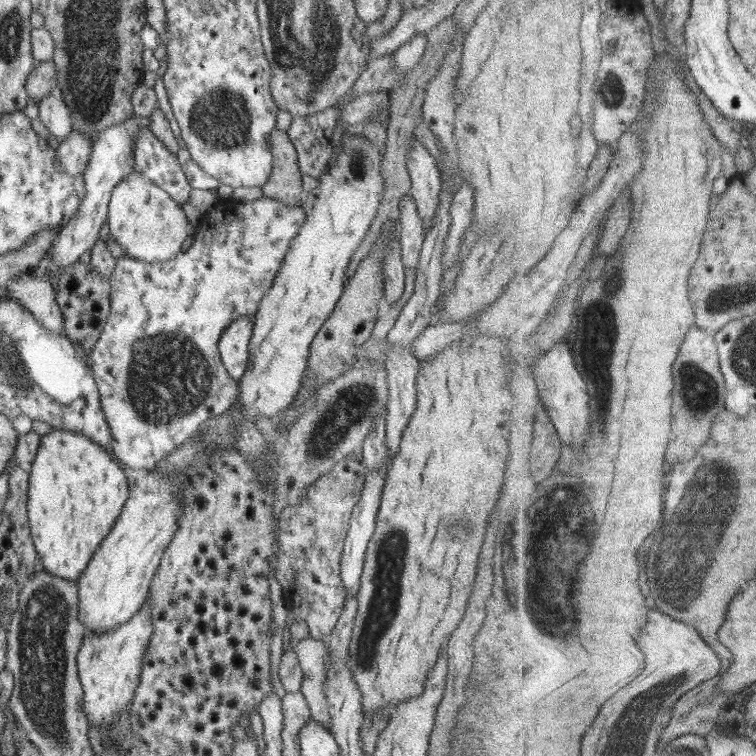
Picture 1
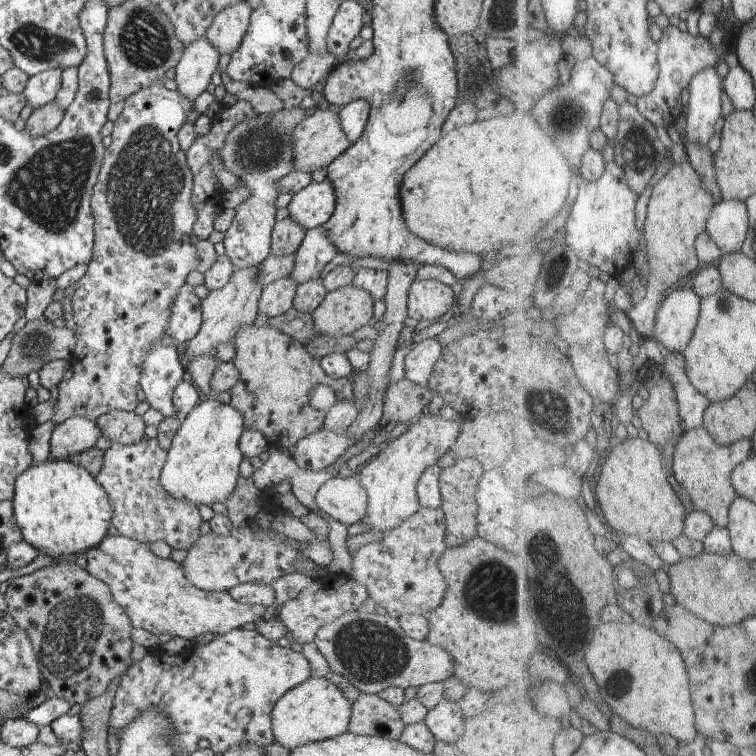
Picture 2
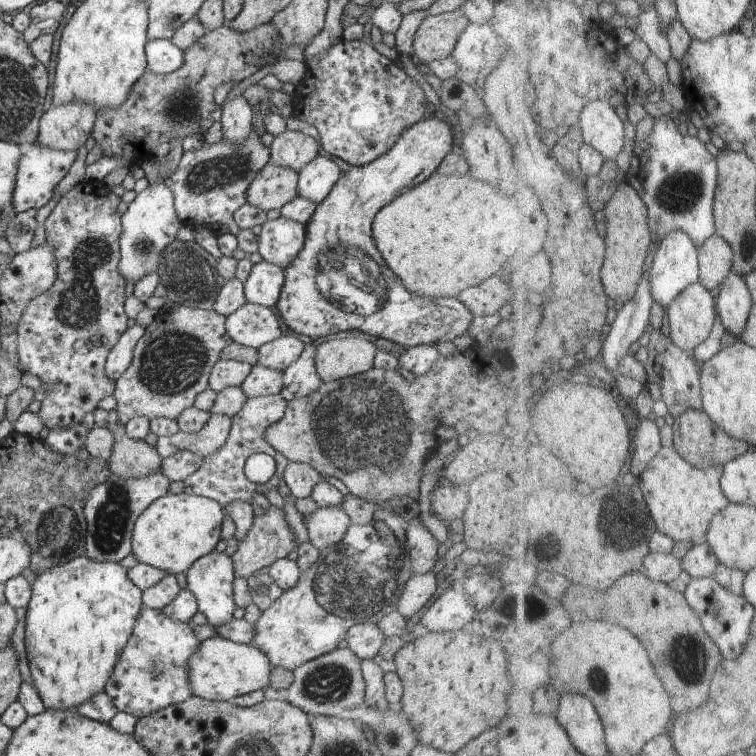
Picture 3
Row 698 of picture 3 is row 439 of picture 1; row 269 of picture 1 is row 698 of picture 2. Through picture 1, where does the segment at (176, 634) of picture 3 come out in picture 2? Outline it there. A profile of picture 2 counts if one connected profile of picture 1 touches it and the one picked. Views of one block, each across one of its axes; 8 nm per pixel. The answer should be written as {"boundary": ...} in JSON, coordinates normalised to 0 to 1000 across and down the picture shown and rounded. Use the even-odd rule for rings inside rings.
{"boundary":[[[336,829],[310,831],[304,836],[286,840],[270,854],[259,854],[251,868],[225,866],[214,857],[198,858],[188,873],[175,877],[153,910],[144,963],[157,975],[164,960],[179,947],[196,937],[206,937],[230,956],[230,997],[254,996],[265,987],[276,987],[284,997],[294,997],[315,984],[354,987],[362,980],[360,971],[358,939],[377,915],[410,897],[410,877],[398,862],[385,856],[373,856],[366,848],[353,845]]]}

